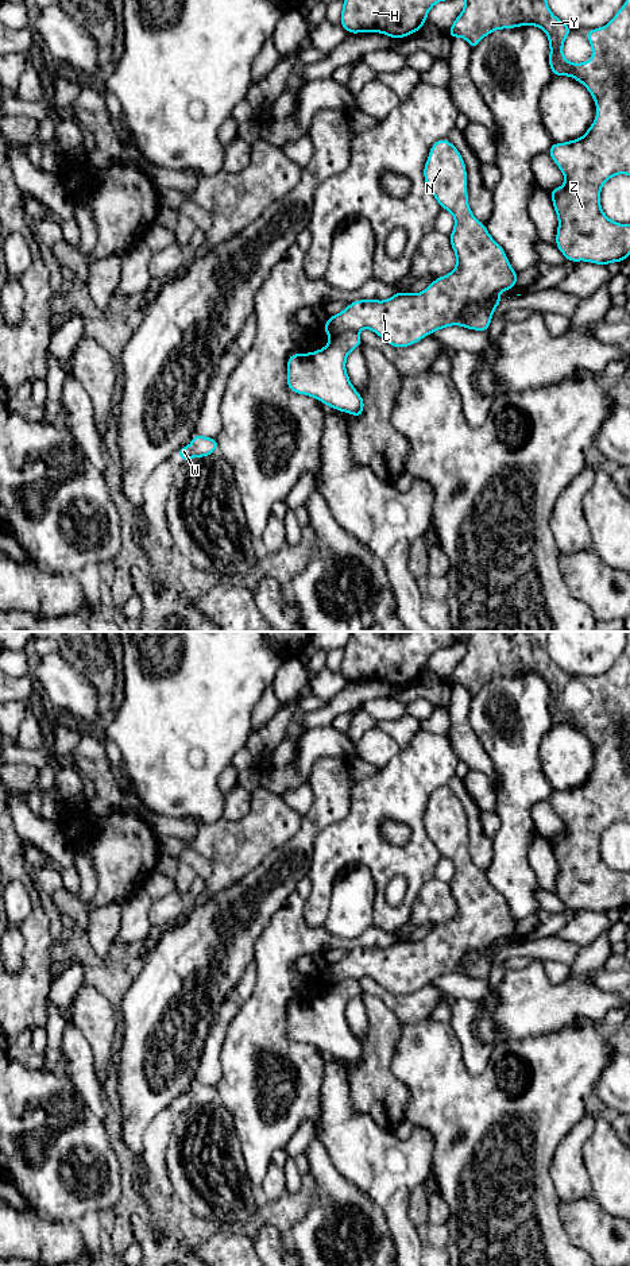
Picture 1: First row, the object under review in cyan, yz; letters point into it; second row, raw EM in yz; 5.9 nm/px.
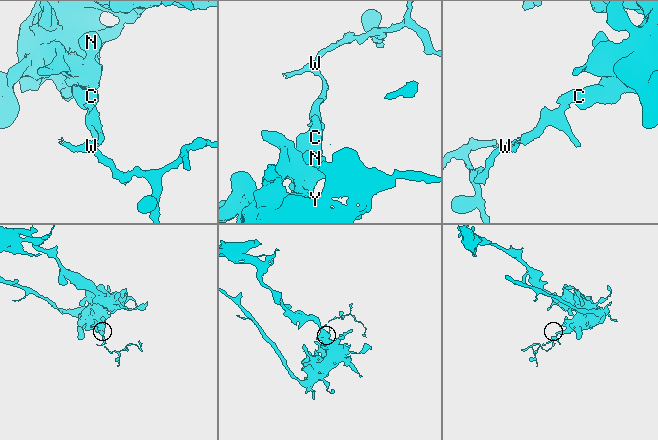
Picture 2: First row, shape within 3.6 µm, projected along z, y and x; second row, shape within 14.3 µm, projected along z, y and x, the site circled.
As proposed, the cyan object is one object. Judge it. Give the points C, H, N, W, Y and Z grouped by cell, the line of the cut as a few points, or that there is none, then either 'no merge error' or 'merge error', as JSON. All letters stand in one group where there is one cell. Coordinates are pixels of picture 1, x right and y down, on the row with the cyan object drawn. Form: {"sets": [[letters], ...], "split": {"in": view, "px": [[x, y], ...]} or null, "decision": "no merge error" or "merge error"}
{"sets": [["C", "H", "N", "Y", "Z"], ["W"]], "split": {"in": "yz", "px": [[358, 331], [341, 331], [331, 338]]}, "decision": "merge error"}

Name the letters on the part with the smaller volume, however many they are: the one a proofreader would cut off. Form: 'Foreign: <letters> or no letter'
Foreign: W

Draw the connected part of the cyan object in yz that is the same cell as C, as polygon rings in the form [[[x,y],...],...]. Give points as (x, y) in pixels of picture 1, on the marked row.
[[[438,139],[430,147],[424,177],[441,209],[449,211],[455,217],[449,240],[456,254],[456,269],[436,278],[422,293],[397,292],[386,301],[357,300],[349,304],[343,312],[326,319],[324,332],[329,337],[368,328],[393,347],[403,348],[451,325],[486,332],[494,310],[503,301],[498,293],[514,289],[519,274],[513,270],[505,250],[491,238],[486,225],[471,212],[465,165],[461,154],[449,140]]]

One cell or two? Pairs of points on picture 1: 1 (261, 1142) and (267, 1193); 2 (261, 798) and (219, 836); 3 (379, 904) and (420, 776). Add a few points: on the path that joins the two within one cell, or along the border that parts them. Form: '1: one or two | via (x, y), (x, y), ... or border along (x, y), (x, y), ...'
1: two | border along (270, 1161), (259, 1193)
2: one | via (261, 811), (236, 836), (232, 836)
3: one | via (379, 872), (375, 821), (387, 809)

